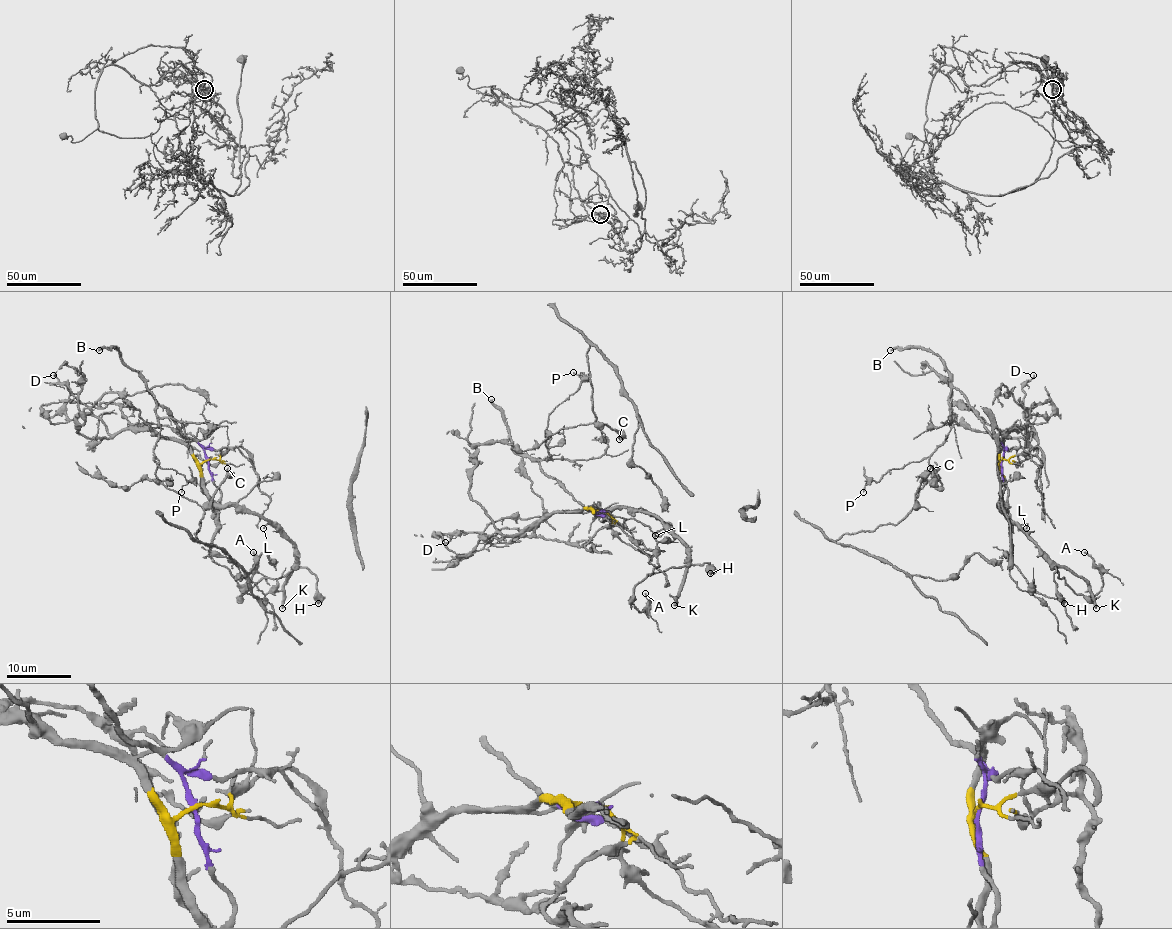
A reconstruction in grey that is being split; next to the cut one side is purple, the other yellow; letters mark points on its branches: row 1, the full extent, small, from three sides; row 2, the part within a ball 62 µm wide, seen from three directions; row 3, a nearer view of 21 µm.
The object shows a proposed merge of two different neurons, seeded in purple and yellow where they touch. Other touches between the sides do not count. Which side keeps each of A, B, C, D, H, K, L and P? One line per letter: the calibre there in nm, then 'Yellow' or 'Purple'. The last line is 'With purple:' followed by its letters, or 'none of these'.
A: Thickness 170 nm. Yellow
B: Thickness 280 nm. Purple
C: Thickness 300 nm. Purple
D: Thickness 140 nm. Yellow
H: Thickness 650 nm. Yellow
K: Thickness 340 nm. Yellow
L: Thickness 150 nm. Yellow
P: Thickness 110 nm. Purple
With purple: B, C, P

